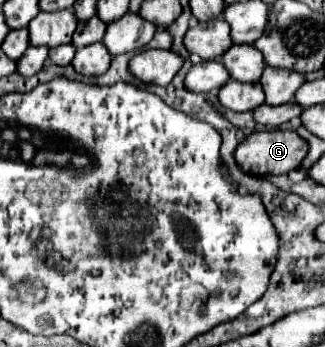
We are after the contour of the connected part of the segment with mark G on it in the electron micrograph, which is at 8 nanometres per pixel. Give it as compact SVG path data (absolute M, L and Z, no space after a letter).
M268 130L268 132L254 132L250 134L238 148L236 148L236 162L244 172L252 172L256 176L272 176L272 174L288 174L290 170L298 168L300 162L308 154L308 142L298 136L296 130Z

